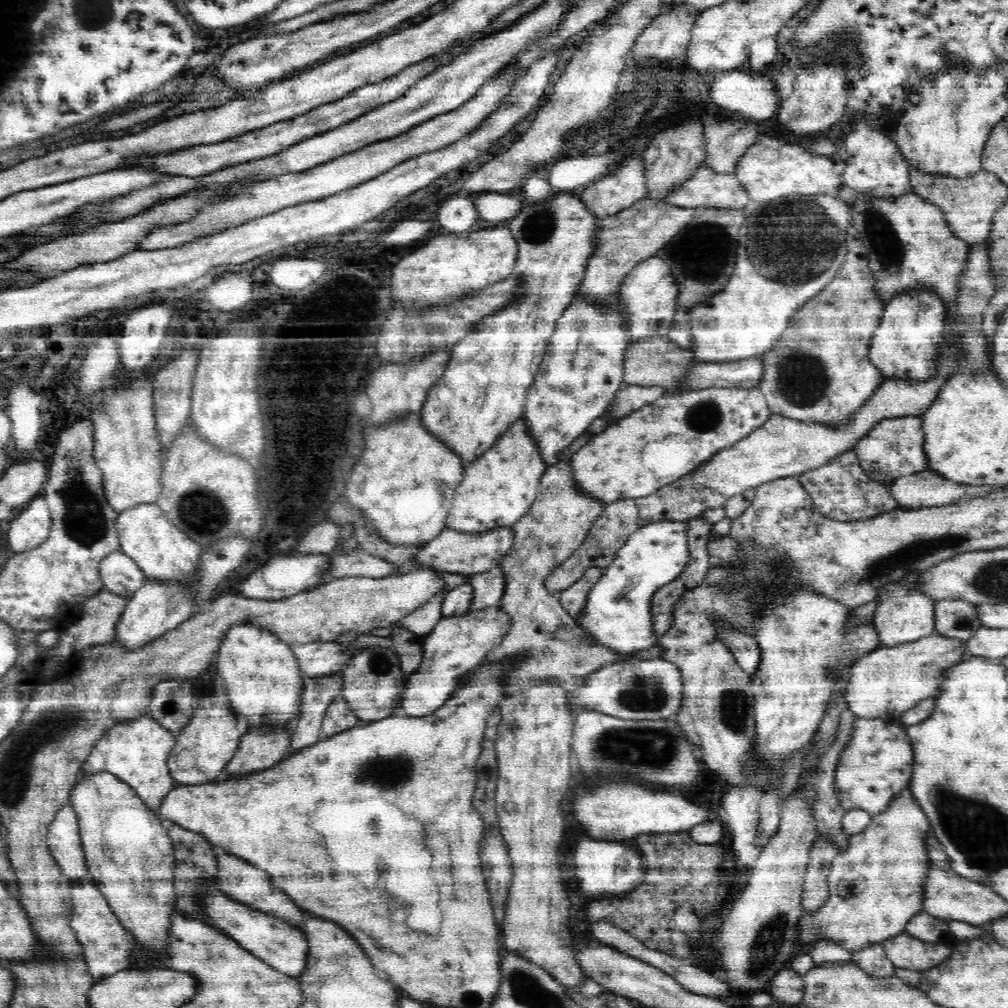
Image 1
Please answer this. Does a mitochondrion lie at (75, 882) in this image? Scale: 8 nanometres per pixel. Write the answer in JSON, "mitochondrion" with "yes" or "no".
{"mitochondrion":"no"}

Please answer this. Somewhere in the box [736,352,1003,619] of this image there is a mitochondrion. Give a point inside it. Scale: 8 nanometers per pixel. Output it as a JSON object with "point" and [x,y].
{"point":[926,546]}

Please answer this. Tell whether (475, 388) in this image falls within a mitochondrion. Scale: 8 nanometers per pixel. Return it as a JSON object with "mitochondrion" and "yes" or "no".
{"mitochondrion":"yes"}

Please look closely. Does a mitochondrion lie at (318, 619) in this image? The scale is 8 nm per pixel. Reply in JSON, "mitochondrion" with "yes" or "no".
{"mitochondrion":"no"}

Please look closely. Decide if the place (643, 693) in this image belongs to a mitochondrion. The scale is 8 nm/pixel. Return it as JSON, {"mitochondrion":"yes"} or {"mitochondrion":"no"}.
{"mitochondrion":"yes"}

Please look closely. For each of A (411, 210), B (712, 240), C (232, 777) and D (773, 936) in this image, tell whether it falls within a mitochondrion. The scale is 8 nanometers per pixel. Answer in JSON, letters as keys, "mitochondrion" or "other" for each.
{"A":"other","B":"mitochondrion","C":"other","D":"mitochondrion"}

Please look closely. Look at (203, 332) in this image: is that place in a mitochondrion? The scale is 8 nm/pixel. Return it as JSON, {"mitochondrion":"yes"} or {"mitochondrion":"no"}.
{"mitochondrion":"no"}

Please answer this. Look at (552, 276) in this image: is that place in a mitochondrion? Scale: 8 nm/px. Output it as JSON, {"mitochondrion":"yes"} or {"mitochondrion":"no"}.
{"mitochondrion":"no"}

